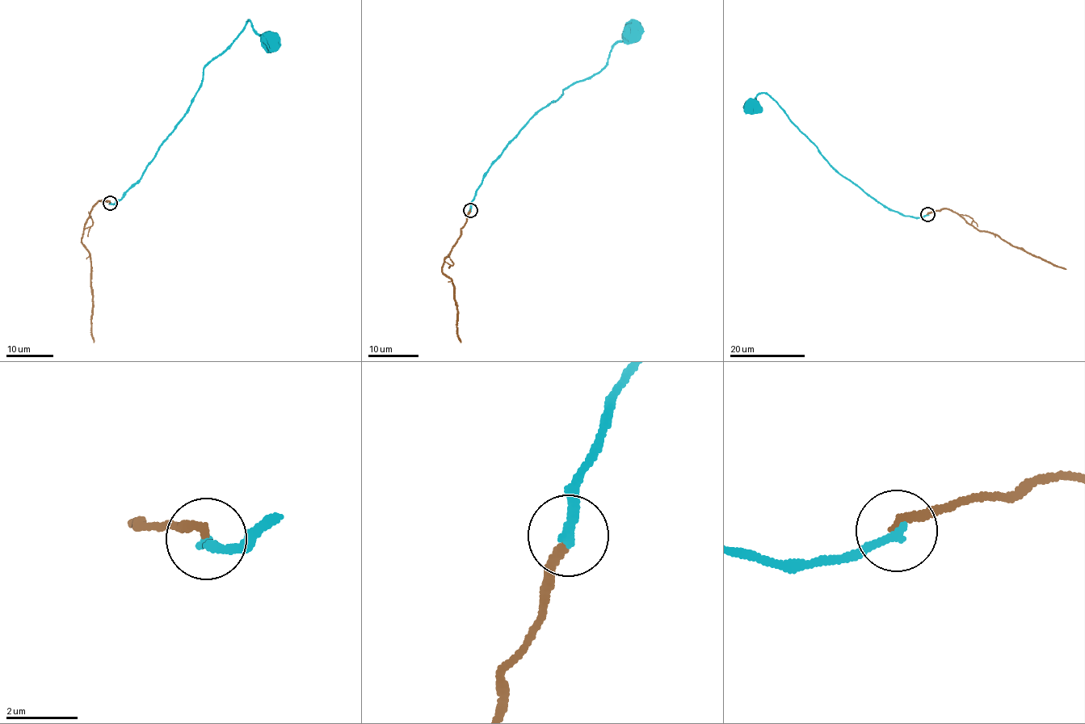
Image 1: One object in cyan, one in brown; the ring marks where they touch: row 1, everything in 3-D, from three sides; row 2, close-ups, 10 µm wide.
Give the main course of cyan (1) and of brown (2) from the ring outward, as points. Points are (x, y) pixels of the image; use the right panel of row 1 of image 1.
1: (927, 214), (902, 216), (883, 206), (832, 169), (766, 94), (756, 97), (756, 107), (754, 107)
2: (927, 214), (951, 209), (980, 230), (998, 235), (1013, 246), (1066, 269)

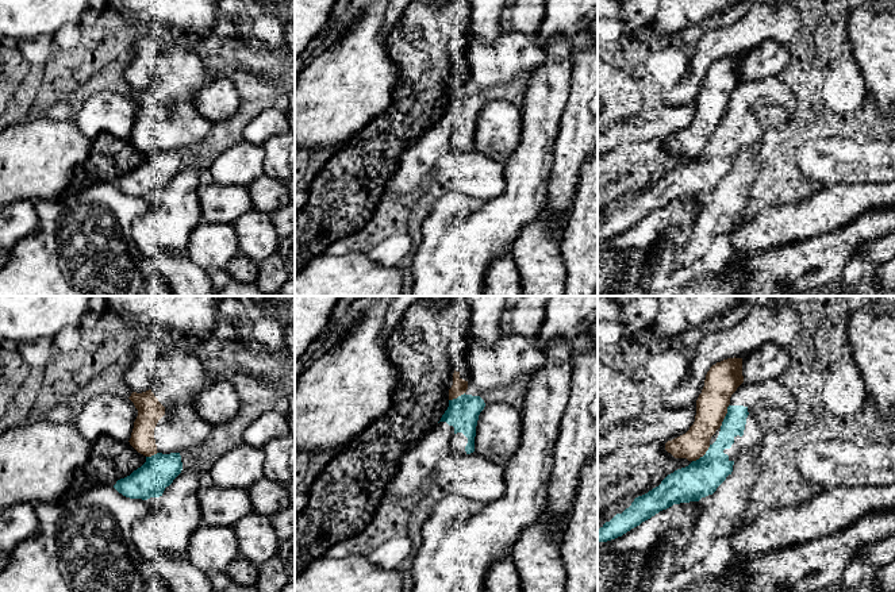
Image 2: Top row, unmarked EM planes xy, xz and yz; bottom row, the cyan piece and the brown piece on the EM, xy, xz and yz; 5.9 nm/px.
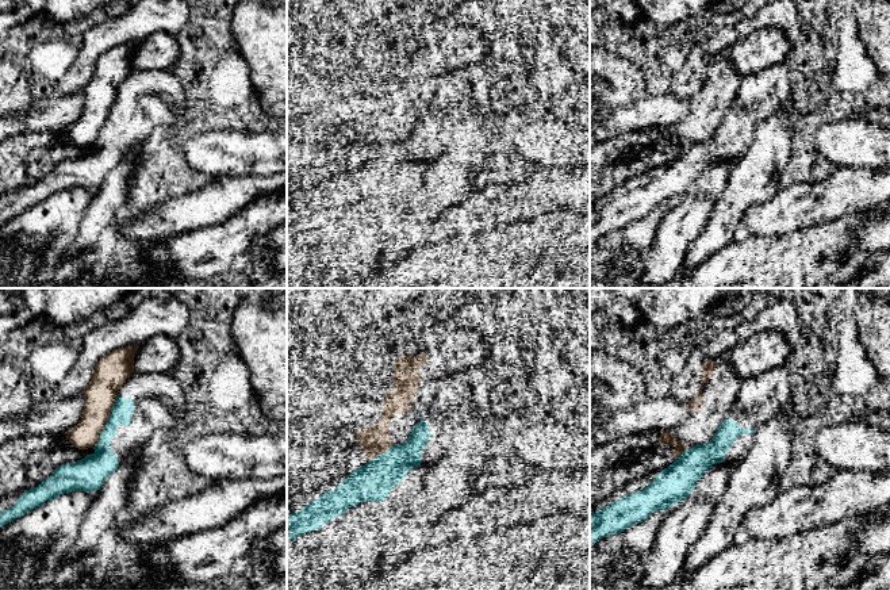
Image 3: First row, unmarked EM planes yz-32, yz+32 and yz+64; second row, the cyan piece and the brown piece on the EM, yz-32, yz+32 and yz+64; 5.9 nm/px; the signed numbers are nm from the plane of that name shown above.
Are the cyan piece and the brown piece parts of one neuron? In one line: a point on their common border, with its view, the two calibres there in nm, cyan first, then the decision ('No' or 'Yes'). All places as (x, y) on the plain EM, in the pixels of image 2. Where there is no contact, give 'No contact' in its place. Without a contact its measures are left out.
Touches cyan at yz (703, 153). Thickness 220 nm (cyan) against 170 nm. No

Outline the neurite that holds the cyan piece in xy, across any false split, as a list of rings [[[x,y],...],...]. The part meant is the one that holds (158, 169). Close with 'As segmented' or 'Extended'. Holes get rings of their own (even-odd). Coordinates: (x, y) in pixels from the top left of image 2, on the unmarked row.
[[[157,150],[146,154],[146,159],[130,173],[118,177],[114,185],[130,196],[160,195],[181,168],[180,150]]]. As segmented

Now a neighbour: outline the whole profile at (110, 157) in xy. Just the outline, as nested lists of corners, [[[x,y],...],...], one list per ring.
[[[100,134],[92,141],[87,159],[74,169],[69,188],[80,192],[95,184],[114,184],[145,159],[146,153],[138,150],[130,139]]]

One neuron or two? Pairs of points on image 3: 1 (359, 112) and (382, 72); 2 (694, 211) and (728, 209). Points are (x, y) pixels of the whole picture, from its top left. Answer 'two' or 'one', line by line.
1: two
2: two

